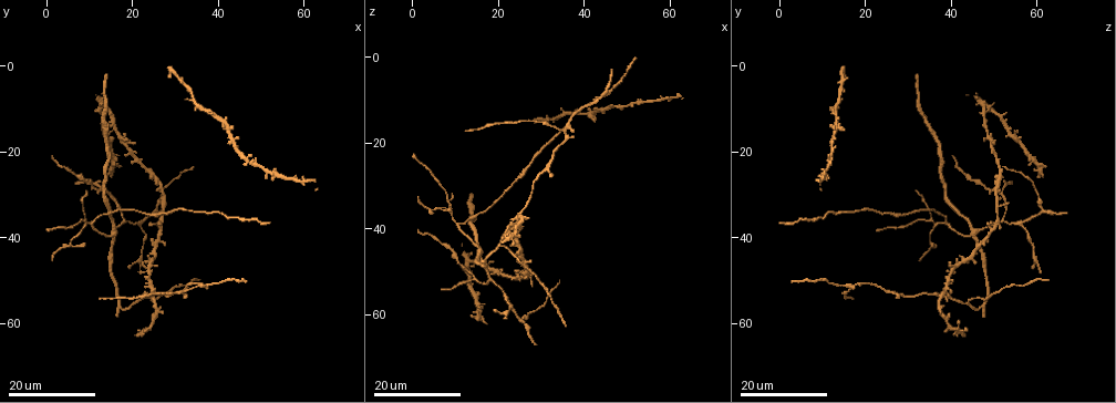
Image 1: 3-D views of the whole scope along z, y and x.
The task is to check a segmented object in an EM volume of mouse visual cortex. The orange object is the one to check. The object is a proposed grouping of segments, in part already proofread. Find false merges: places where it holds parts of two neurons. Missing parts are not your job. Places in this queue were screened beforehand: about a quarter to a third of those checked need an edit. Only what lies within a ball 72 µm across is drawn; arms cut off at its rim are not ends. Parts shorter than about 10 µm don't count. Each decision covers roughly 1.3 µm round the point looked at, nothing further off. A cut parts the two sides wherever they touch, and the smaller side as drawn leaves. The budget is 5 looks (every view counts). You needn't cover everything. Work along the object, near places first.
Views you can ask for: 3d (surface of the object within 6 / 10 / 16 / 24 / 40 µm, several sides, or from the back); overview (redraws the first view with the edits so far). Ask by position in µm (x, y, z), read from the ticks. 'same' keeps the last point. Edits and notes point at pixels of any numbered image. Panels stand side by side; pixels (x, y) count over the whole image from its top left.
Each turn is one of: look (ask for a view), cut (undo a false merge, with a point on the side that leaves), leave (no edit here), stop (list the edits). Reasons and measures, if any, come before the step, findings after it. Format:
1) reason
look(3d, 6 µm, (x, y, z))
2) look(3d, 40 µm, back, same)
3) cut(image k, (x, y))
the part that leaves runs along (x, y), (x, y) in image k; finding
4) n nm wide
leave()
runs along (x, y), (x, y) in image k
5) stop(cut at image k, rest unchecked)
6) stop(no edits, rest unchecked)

branch point
look(3d, 16 µm, (11.0, 37.0, 39.0))

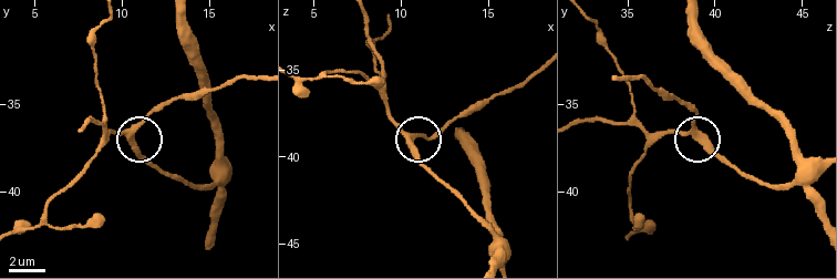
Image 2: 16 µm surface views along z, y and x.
look(3d, 6 µm, (10.6, 36.3, 38.8))

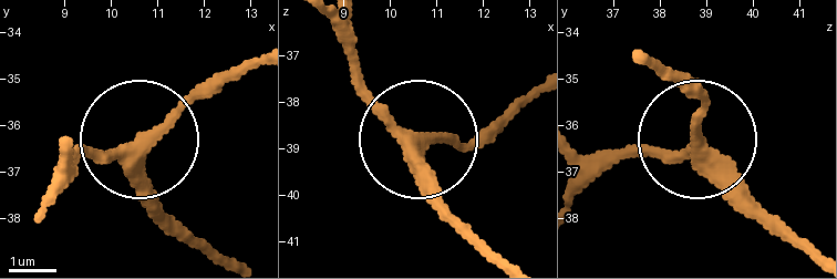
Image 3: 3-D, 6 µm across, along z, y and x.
3 arms
leave()
runs along (809, 255), (714, 147), (611, 147) in image 3; all the same neuron

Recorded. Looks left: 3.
sudden change in width
look(3d, 24 µm, (6.0, 41.5, 35.5))

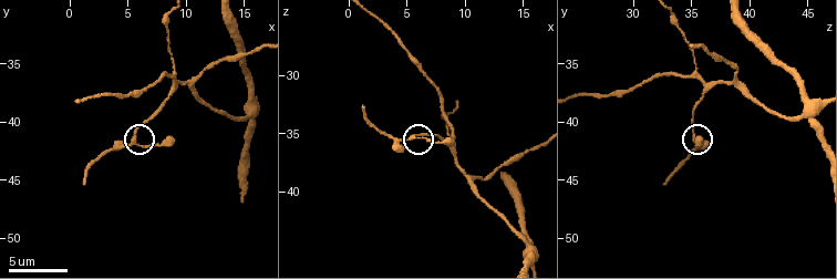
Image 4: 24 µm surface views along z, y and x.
zoom in
look(3d, 6 µm, (5.4, 41.4, 35.2))

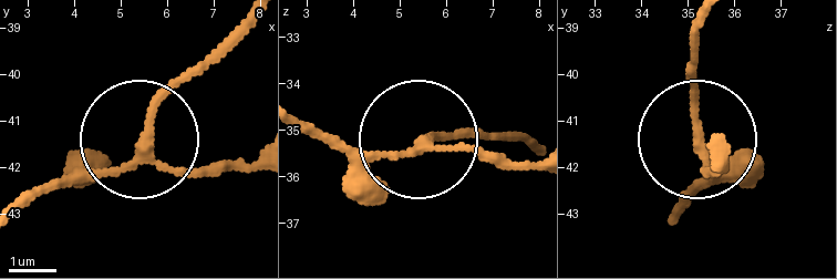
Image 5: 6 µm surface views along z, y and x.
160 nm wide
leave()
runs along (245, 18), (162, 101), (126, 161), (47, 184) in image 5; one neuron here

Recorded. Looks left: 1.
stop(no edits, rest unchecked)

